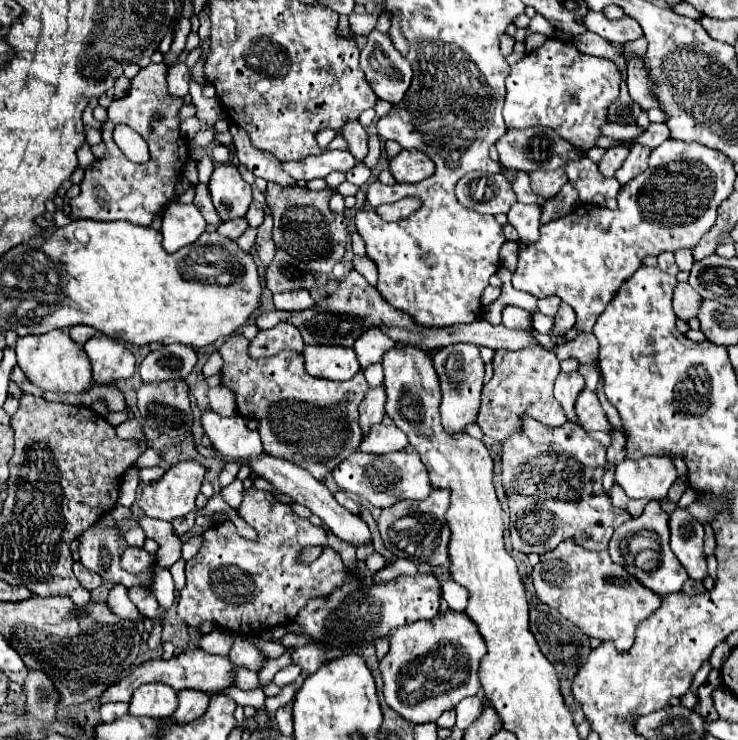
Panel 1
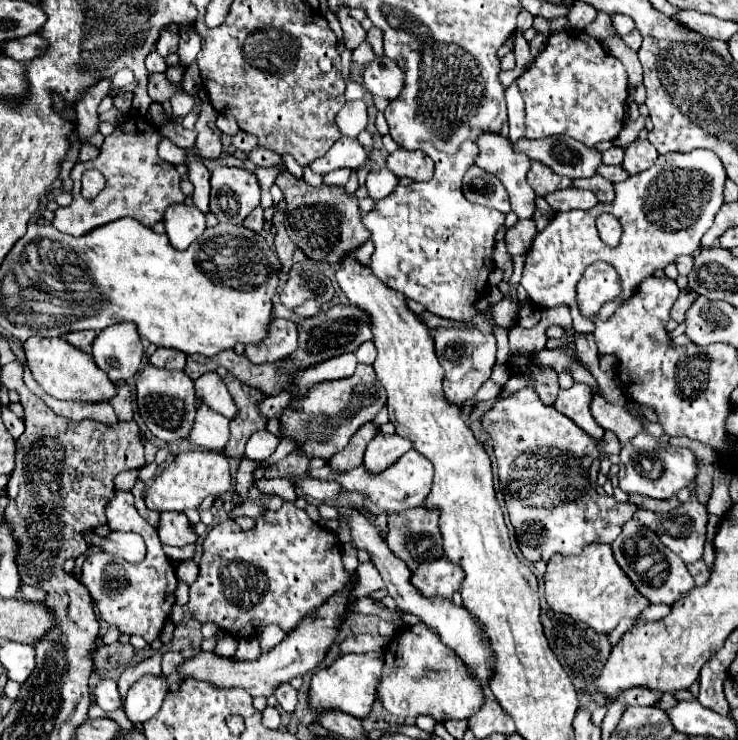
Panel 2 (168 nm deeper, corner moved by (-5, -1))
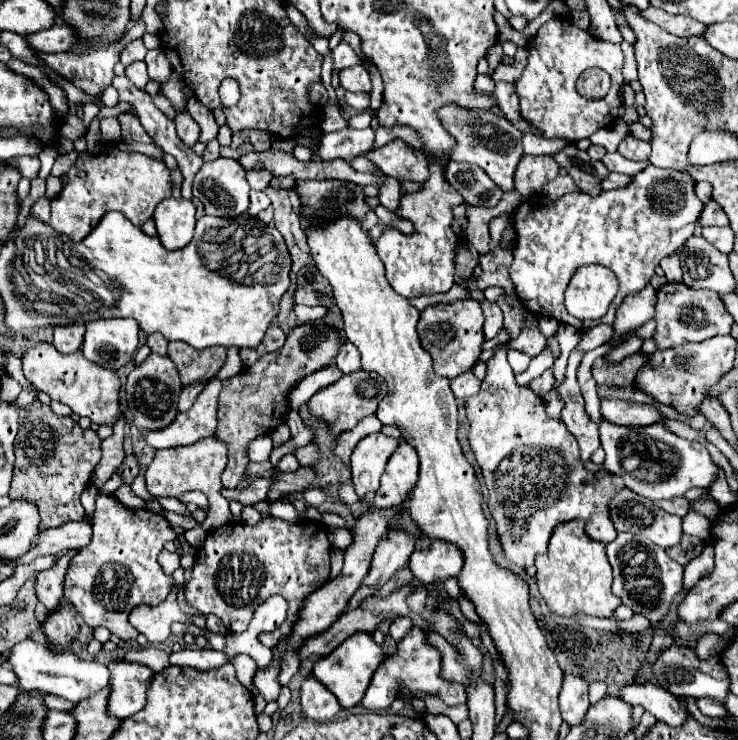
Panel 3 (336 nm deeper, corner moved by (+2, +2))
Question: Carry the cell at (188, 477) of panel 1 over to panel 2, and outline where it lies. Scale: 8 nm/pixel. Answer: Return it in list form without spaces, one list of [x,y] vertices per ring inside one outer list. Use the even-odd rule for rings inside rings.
[[[179,453],[175,461],[161,471],[161,475],[147,487],[145,503],[151,511],[187,511],[197,509],[207,495],[221,495],[231,489],[231,473],[225,455],[219,453]]]

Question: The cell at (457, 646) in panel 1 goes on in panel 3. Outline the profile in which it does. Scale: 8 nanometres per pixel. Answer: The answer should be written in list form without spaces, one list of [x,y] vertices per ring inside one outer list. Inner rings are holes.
[[[412,628],[410,634],[398,644],[396,654],[390,656],[388,662],[380,664],[380,668],[376,670],[376,676],[372,678],[368,692],[364,694],[364,700],[360,702],[366,710],[370,712],[382,712],[388,710],[390,704],[398,698],[400,690],[398,686],[406,684],[408,690],[412,692],[424,692],[424,694],[438,694],[442,698],[442,702],[446,702],[448,706],[454,704],[466,704],[466,692],[462,684],[454,684],[454,682],[446,682],[440,678],[440,654],[436,648],[426,644],[424,638],[424,630],[420,628]]]

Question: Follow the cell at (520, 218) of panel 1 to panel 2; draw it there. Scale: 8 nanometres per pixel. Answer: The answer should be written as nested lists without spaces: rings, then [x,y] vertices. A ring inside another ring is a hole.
[[[499,133],[481,135],[477,139],[477,145],[479,145],[477,165],[481,169],[485,169],[487,173],[493,173],[505,185],[505,189],[509,193],[509,199],[511,199],[511,207],[513,207],[513,211],[517,213],[519,219],[533,219],[533,213],[535,213],[535,193],[531,191],[531,187],[527,183],[527,171],[529,171],[531,161],[525,155],[513,153],[511,141],[503,139]]]

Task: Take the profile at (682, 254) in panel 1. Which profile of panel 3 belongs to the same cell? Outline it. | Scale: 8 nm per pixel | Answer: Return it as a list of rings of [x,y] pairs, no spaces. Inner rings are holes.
[[[676,254],[666,256],[660,262],[660,268],[664,270],[664,276],[668,278],[668,282],[682,282],[682,268],[680,268],[680,260]]]

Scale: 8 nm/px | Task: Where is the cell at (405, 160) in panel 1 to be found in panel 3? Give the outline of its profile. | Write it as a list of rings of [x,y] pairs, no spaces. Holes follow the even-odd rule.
[[[392,140],[382,148],[370,150],[366,154],[370,162],[374,162],[386,176],[396,180],[414,180],[424,182],[428,178],[428,162],[422,152],[404,144],[404,140]]]

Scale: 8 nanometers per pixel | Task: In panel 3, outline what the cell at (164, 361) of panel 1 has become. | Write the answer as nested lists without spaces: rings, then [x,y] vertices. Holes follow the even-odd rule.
[[[150,334],[148,336],[148,346],[150,346],[152,352],[164,356],[166,354],[166,346],[168,346],[168,340],[164,340],[164,336],[160,336],[160,334]]]

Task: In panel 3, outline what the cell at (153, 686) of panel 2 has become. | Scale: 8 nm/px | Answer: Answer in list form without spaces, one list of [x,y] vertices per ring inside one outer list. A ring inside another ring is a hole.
[[[114,660],[108,664],[110,670],[110,696],[108,696],[108,714],[120,720],[140,712],[146,704],[148,682],[152,682],[154,672],[136,662]]]

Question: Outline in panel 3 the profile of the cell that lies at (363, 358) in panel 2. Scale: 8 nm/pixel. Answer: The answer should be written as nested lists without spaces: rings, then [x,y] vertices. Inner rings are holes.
[[[344,342],[340,346],[340,352],[336,354],[336,368],[342,370],[344,374],[350,374],[350,372],[356,372],[362,368],[360,364],[360,352],[354,348],[354,344],[350,342]]]

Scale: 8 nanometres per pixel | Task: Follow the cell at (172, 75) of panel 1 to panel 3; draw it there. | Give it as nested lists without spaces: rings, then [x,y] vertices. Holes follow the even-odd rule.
[[[134,62],[126,68],[126,76],[134,82],[136,88],[144,88],[148,82],[148,72],[146,72],[146,64],[144,62]]]

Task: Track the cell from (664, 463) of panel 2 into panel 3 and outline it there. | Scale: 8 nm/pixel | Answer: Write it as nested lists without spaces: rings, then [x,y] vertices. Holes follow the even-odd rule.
[[[604,418],[598,424],[602,448],[606,452],[604,464],[600,470],[608,470],[620,474],[630,490],[648,498],[648,500],[670,500],[676,496],[684,496],[690,488],[708,488],[714,480],[718,480],[718,466],[712,462],[706,446],[700,442],[690,442],[686,438],[676,436],[664,424],[652,424],[644,428],[626,428],[618,424],[608,424]],[[618,430],[614,436],[608,432]]]

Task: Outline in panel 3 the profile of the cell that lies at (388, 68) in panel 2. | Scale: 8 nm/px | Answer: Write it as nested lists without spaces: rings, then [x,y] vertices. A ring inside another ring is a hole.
[[[352,66],[340,72],[340,86],[348,92],[370,92],[370,74],[362,66]]]

